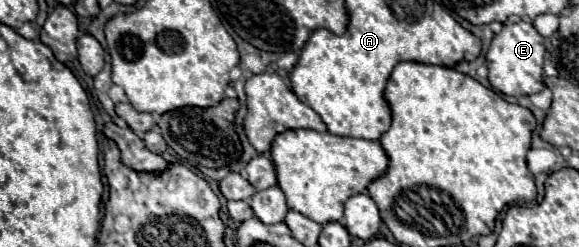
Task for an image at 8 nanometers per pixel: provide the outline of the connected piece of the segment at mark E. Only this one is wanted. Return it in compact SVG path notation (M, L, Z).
M516 21L516 23L504 23L502 31L494 35L490 49L486 53L486 65L488 65L488 81L492 89L500 91L502 95L532 95L540 93L544 89L544 37L534 29L530 21Z

